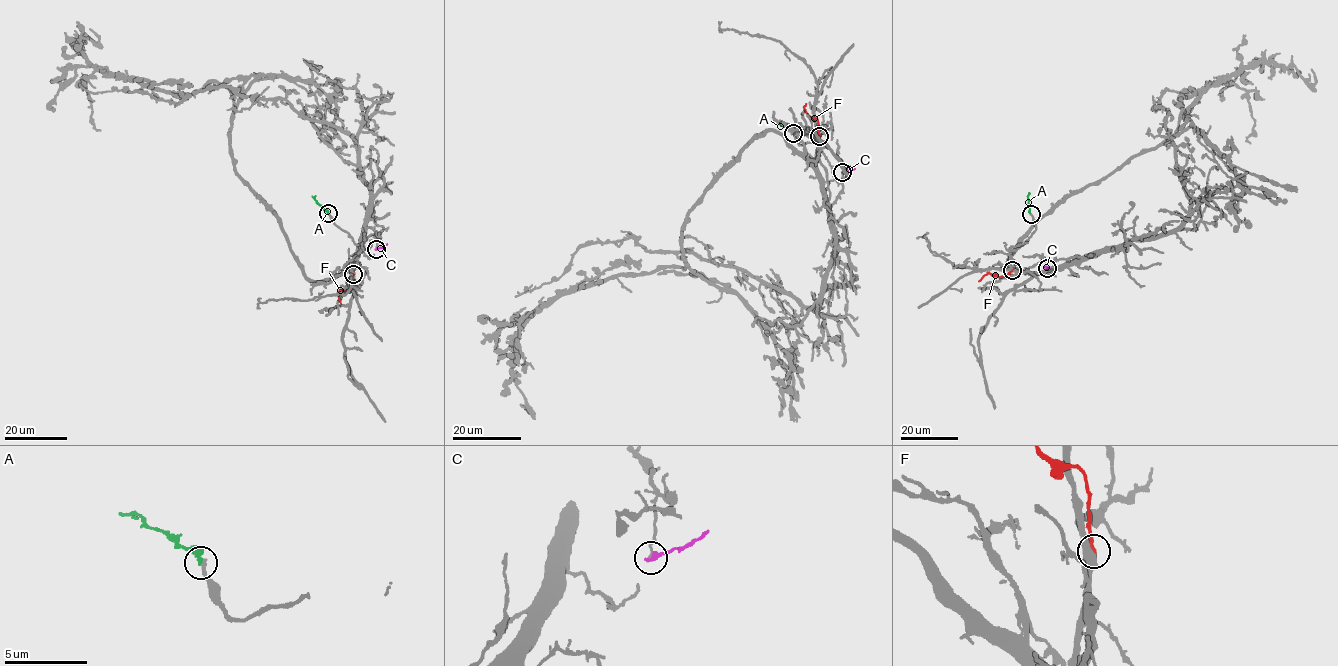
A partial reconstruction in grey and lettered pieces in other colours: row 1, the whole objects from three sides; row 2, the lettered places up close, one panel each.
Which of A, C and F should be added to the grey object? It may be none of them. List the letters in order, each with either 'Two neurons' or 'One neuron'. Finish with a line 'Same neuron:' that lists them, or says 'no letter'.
A: One neuron
C: Two neurons
F: Two neurons
Same neuron: A

